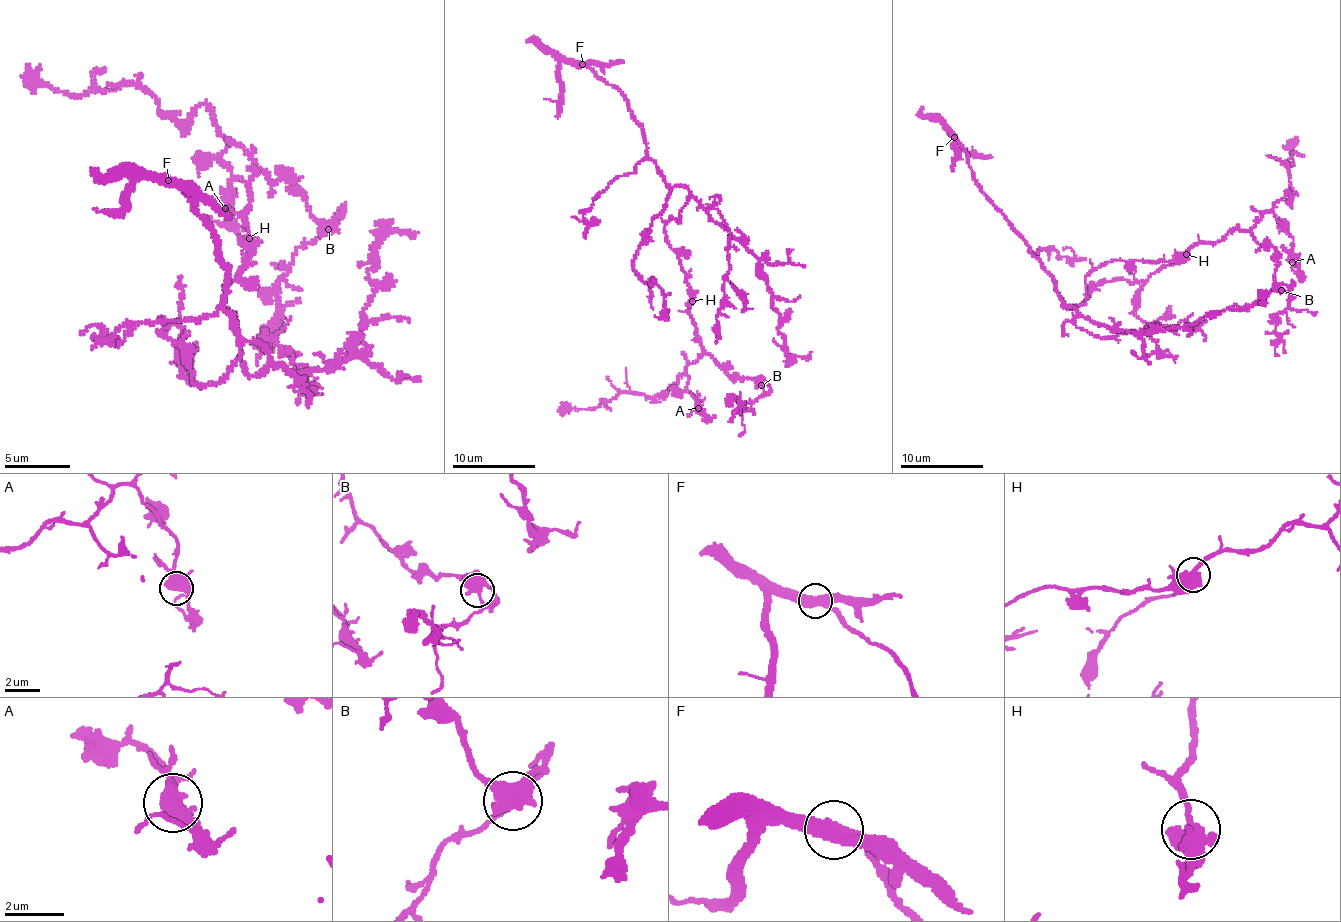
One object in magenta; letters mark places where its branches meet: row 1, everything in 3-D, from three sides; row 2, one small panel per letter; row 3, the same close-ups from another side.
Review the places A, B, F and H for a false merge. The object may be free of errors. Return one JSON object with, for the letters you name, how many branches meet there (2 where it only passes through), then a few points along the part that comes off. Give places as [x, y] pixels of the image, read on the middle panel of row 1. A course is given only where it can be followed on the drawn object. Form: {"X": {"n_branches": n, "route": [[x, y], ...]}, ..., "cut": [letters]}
{"F": {"n_branches": 3, "route": [[582, 64], [560, 63], [558, 118]]}, "cut": ["F"]}

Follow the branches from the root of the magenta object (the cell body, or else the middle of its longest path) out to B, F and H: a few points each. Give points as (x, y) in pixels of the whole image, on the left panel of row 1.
B: (225, 307), (225, 284), (235, 279), (249, 253), (243, 213), (255, 170), (271, 182), (287, 179), (328, 229)
F: (225, 307), (252, 375), (269, 352), (238, 334), (224, 309), (230, 271), (220, 243), (195, 197), (169, 179)
H: (225, 307), (223, 289), (245, 265), (249, 238)

